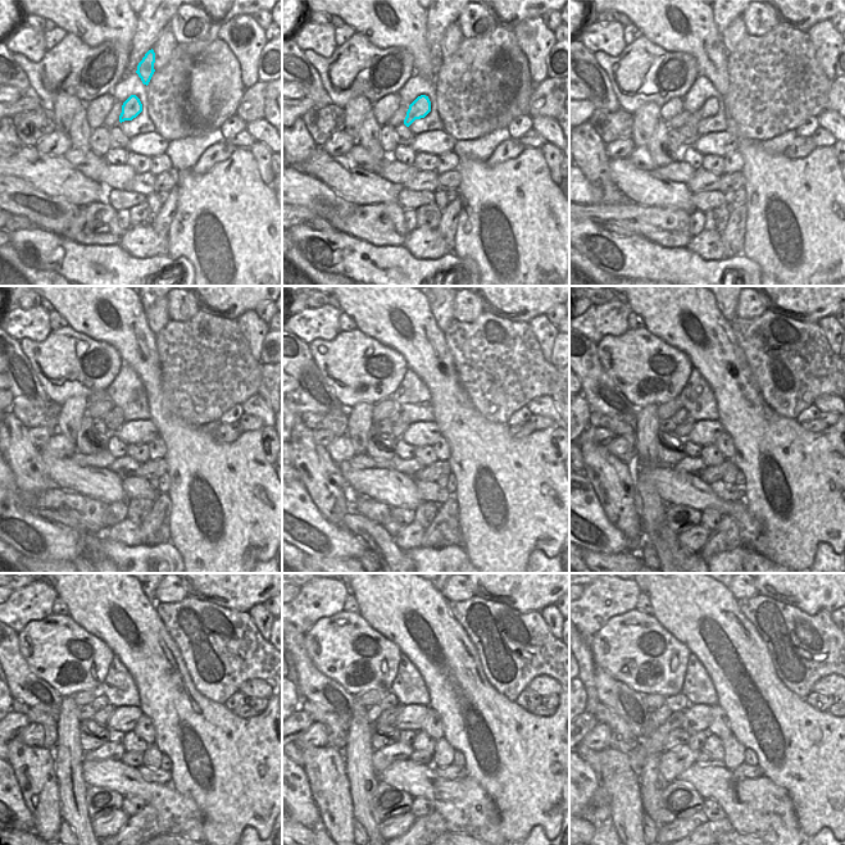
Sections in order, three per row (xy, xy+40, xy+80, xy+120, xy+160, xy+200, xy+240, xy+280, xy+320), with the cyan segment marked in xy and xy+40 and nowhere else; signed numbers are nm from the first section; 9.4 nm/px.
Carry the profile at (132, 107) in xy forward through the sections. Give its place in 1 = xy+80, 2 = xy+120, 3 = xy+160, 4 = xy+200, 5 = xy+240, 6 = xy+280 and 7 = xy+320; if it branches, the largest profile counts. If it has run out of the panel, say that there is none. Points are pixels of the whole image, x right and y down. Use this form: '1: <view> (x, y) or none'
1: xy+80 (709, 108)
2: xy+120 (118, 413)
3: xy+160 (399, 430)
4: xy+200 (684, 428)
5: xy+240 (101, 717)
6: xy+280 (389, 717)
7: xy+320 (646, 745)

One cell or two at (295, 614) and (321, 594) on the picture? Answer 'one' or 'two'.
one

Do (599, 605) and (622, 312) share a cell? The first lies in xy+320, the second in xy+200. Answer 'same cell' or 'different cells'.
same cell

